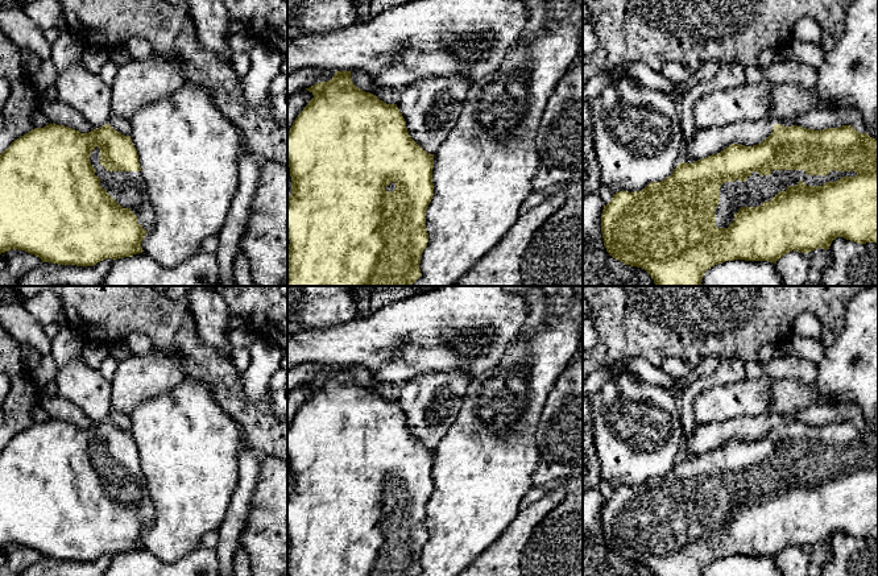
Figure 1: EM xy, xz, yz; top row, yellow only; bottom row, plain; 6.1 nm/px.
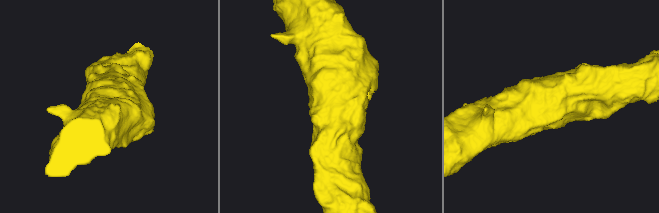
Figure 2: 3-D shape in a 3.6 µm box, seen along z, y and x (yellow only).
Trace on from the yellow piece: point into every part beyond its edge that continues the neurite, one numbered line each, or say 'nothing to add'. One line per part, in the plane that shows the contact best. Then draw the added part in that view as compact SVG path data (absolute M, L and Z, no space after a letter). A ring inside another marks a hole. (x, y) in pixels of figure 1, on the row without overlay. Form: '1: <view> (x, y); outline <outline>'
1: yz (757, 484); outline M773 465L770 471L759 471L753 467L745 477L737 475L721 480L720 498L715 505L716 522L728 523L741 502L759 502L763 497L770 497L779 486L786 486L788 481L796 481L799 476L807 481L823 481L842 472L856 471L856 467L836 465L831 465L828 471L807 471L804 465Z

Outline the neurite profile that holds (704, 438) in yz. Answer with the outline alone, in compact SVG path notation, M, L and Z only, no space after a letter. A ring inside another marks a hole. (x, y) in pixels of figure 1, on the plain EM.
M766 413L755 417L733 418L724 422L696 424L684 440L683 457L693 459L712 449L717 449L732 439L745 442L758 440L773 427L774 418Z

